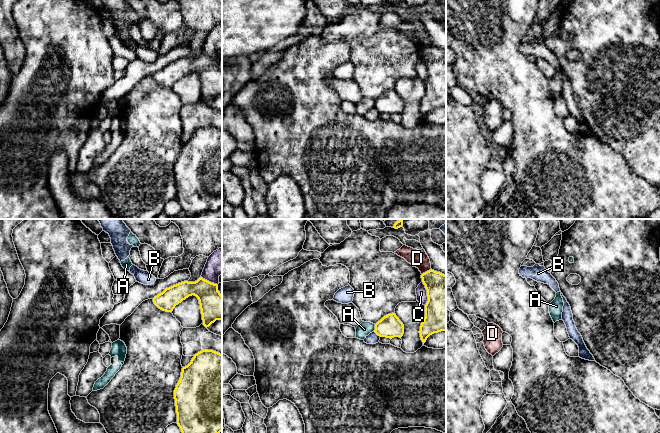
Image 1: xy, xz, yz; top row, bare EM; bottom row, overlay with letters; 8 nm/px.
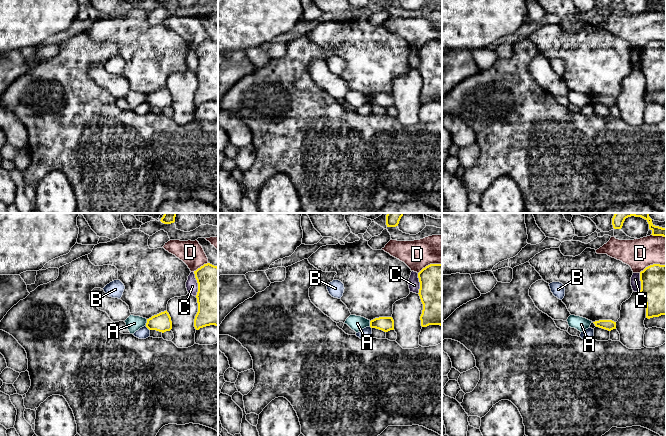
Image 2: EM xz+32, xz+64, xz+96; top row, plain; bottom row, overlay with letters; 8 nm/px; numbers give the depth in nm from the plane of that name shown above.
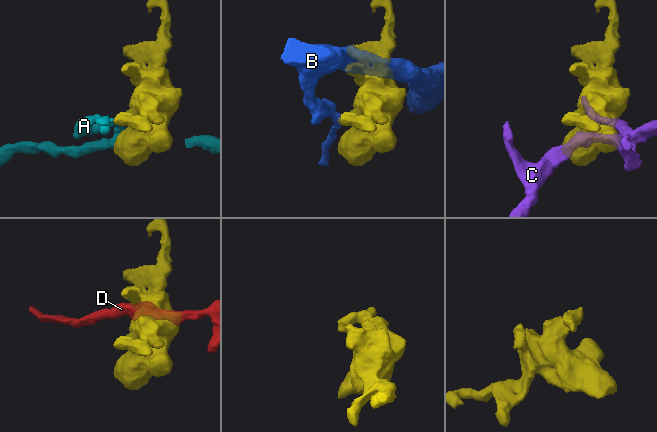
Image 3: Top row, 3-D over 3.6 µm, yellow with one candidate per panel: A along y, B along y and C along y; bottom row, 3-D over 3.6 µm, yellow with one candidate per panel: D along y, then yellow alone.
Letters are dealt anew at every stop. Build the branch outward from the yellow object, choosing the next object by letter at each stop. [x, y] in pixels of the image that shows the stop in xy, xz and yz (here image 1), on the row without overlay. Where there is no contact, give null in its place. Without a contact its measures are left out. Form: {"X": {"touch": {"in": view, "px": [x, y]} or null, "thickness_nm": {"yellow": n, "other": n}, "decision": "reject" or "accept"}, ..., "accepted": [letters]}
{"A": {"touch": {"in": "xz", "px": [375, 104]}, "thickness_nm": {"yellow": 180, "other": 110}, "decision": "reject"}, "B": {"touch": {"in": "xz", "px": [377, 110]}, "thickness_nm": {"yellow": 180, "other": 90}, "decision": "reject"}, "C": {"touch": {"in": "xz", "px": [427, 69]}, "thickness_nm": {"yellow": 320, "other": 90}, "decision": "reject"}, "D": {"touch": {"in": "xz", "px": [427, 47]}, "thickness_nm": {"yellow": 300, "other": 140}, "decision": "reject"}, "accepted": []}

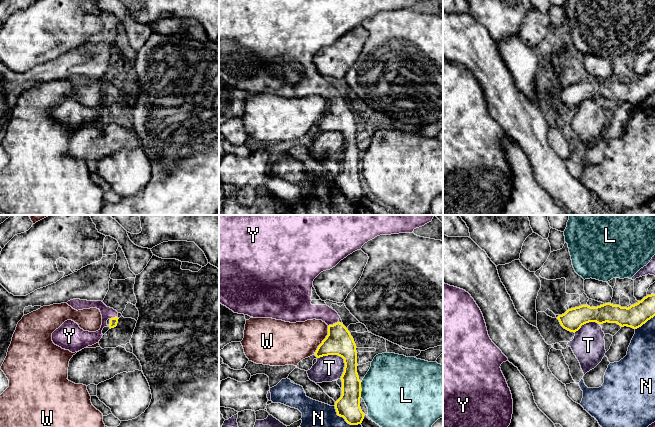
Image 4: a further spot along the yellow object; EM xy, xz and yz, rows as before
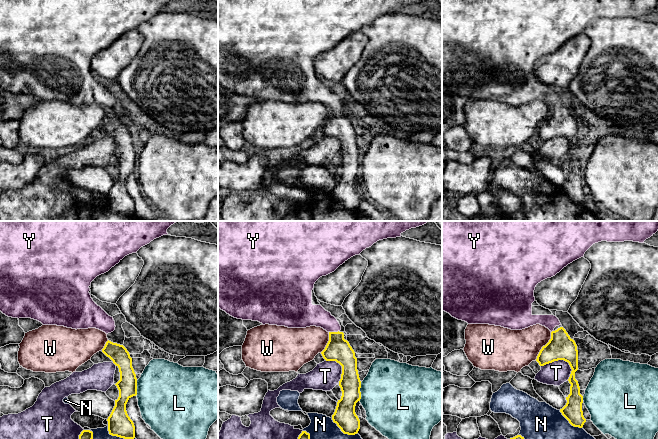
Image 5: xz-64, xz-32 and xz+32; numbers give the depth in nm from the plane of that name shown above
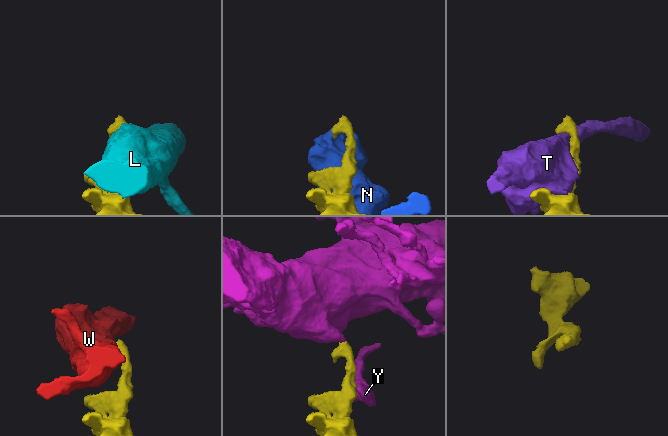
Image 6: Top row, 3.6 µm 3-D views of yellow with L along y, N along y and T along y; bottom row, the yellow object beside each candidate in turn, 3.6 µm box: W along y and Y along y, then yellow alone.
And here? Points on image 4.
{"L": {"touch": {"in": "xz", "px": [361, 166]}, "thickness_nm": {"yellow": 190, "other": 480}, "decision": "reject"}, "N": {"touch": {"in": "xz", "px": [344, 194]}, "thickness_nm": {"yellow": 190, "other": 380}, "decision": "reject"}, "T": {"touch": {"in": "xz", "px": [339, 131]}, "thickness_nm": {"yellow": 220, "other": 220}, "decision": "reject"}, "W": {"touch": {"in": "xz", "px": [323, 116]}, "thickness_nm": {"yellow": 220, "other": 320}, "decision": "reject"}, "Y": {"touch": {"in": "xz", "px": [333, 100]}, "thickness_nm": {"yellow": 220, "other": 150}, "decision": "accept"}, "accepted": ["Y"]}

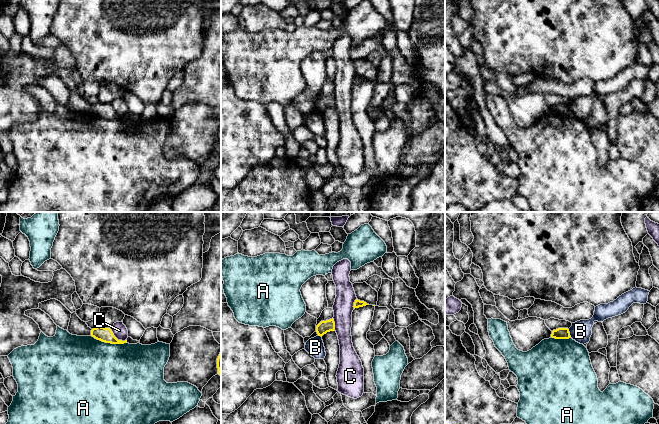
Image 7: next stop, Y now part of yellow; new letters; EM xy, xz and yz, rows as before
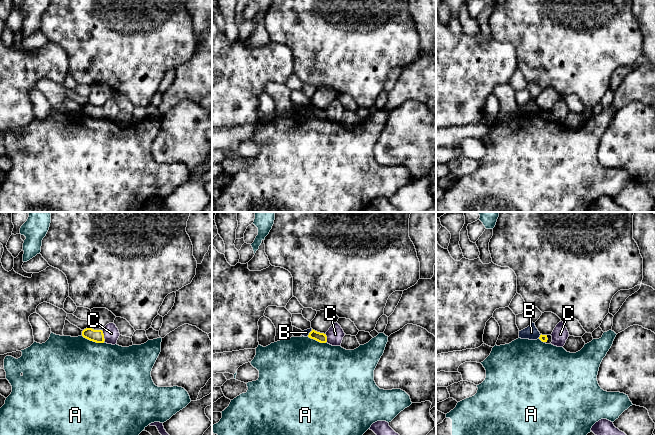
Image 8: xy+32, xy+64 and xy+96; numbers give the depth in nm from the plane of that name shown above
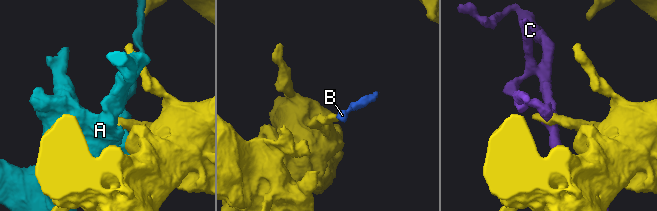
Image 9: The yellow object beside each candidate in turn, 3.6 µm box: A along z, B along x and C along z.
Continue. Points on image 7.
{"A": {"touch": {"in": "xy", "px": [109, 118]}, "thickness_nm": {"yellow": 120, "other": 480}, "decision": "reject"}, "B": {"touch": {"in": "yz", "px": [569, 109]}, "thickness_nm": {"yellow": 100, "other": 170}, "decision": "reject"}, "C": {"touch": {"in": "xy", "px": [116, 114]}, "thickness_nm": {"yellow": 120, "other": 120}, "decision": "reject"}, "accepted": []}

